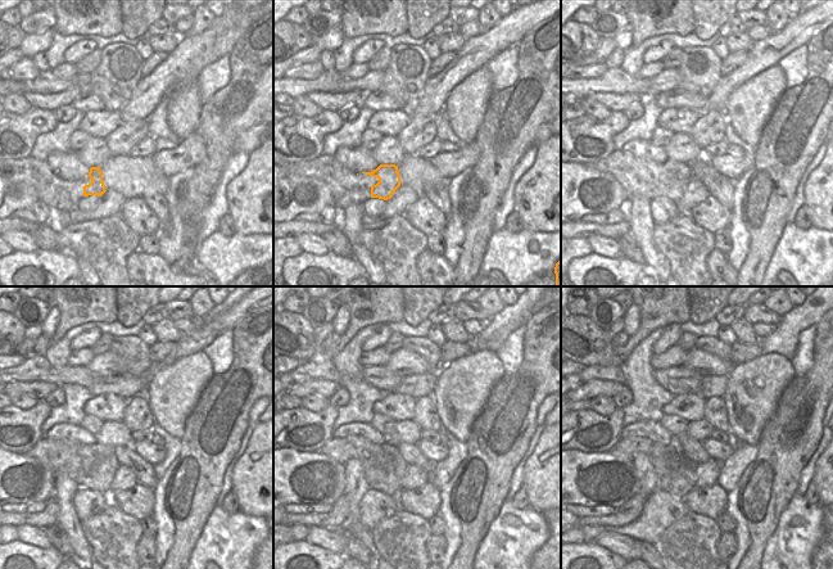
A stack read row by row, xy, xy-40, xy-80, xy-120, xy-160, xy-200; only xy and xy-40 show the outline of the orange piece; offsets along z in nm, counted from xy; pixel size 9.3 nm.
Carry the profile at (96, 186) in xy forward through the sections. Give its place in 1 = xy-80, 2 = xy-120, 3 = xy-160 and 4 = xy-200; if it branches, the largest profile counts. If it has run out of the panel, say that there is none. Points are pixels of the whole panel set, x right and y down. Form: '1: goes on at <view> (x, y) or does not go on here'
1: goes on at xy-80 (677, 175)
2: goes on at xy-120 (100, 460)
3: goes on at xy-160 (388, 465)
4: goes on at xy-200 (678, 472)

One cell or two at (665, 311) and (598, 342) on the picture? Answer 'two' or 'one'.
one

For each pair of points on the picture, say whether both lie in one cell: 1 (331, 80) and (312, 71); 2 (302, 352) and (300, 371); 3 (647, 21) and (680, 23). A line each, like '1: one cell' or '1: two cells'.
1: two cells
2: two cells
3: one cell

